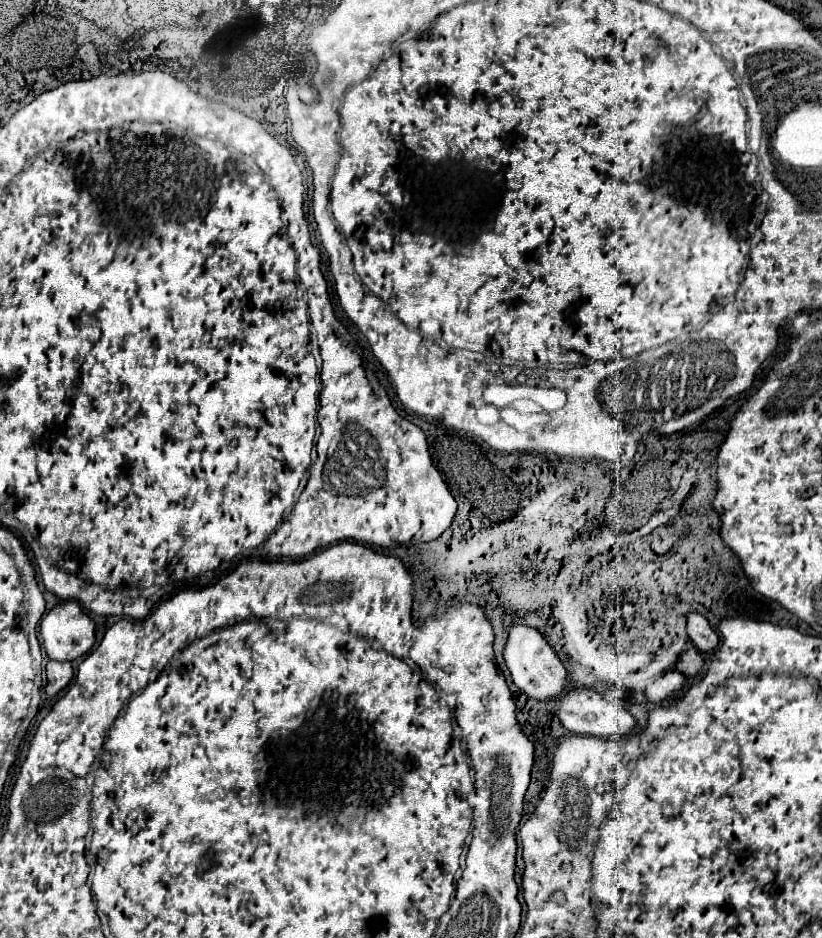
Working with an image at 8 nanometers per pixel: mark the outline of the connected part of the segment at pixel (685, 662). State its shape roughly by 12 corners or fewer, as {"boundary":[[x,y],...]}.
{"boundary":[[697,648],[683,652],[677,662],[685,678],[693,680],[703,670]]}

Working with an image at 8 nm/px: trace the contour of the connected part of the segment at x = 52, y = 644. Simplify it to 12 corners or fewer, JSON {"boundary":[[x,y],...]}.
{"boundary":[[75,600],[39,624],[51,660],[71,662],[95,644],[95,624]]}

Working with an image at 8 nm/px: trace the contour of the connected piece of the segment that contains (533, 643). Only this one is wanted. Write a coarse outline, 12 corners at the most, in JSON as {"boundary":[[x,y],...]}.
{"boundary":[[515,624],[505,664],[533,700],[557,700],[567,670],[535,628]]}

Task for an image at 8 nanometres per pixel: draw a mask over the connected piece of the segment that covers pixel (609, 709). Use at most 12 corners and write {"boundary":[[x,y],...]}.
{"boundary":[[595,690],[557,702],[561,724],[581,736],[633,734],[637,720]]}

